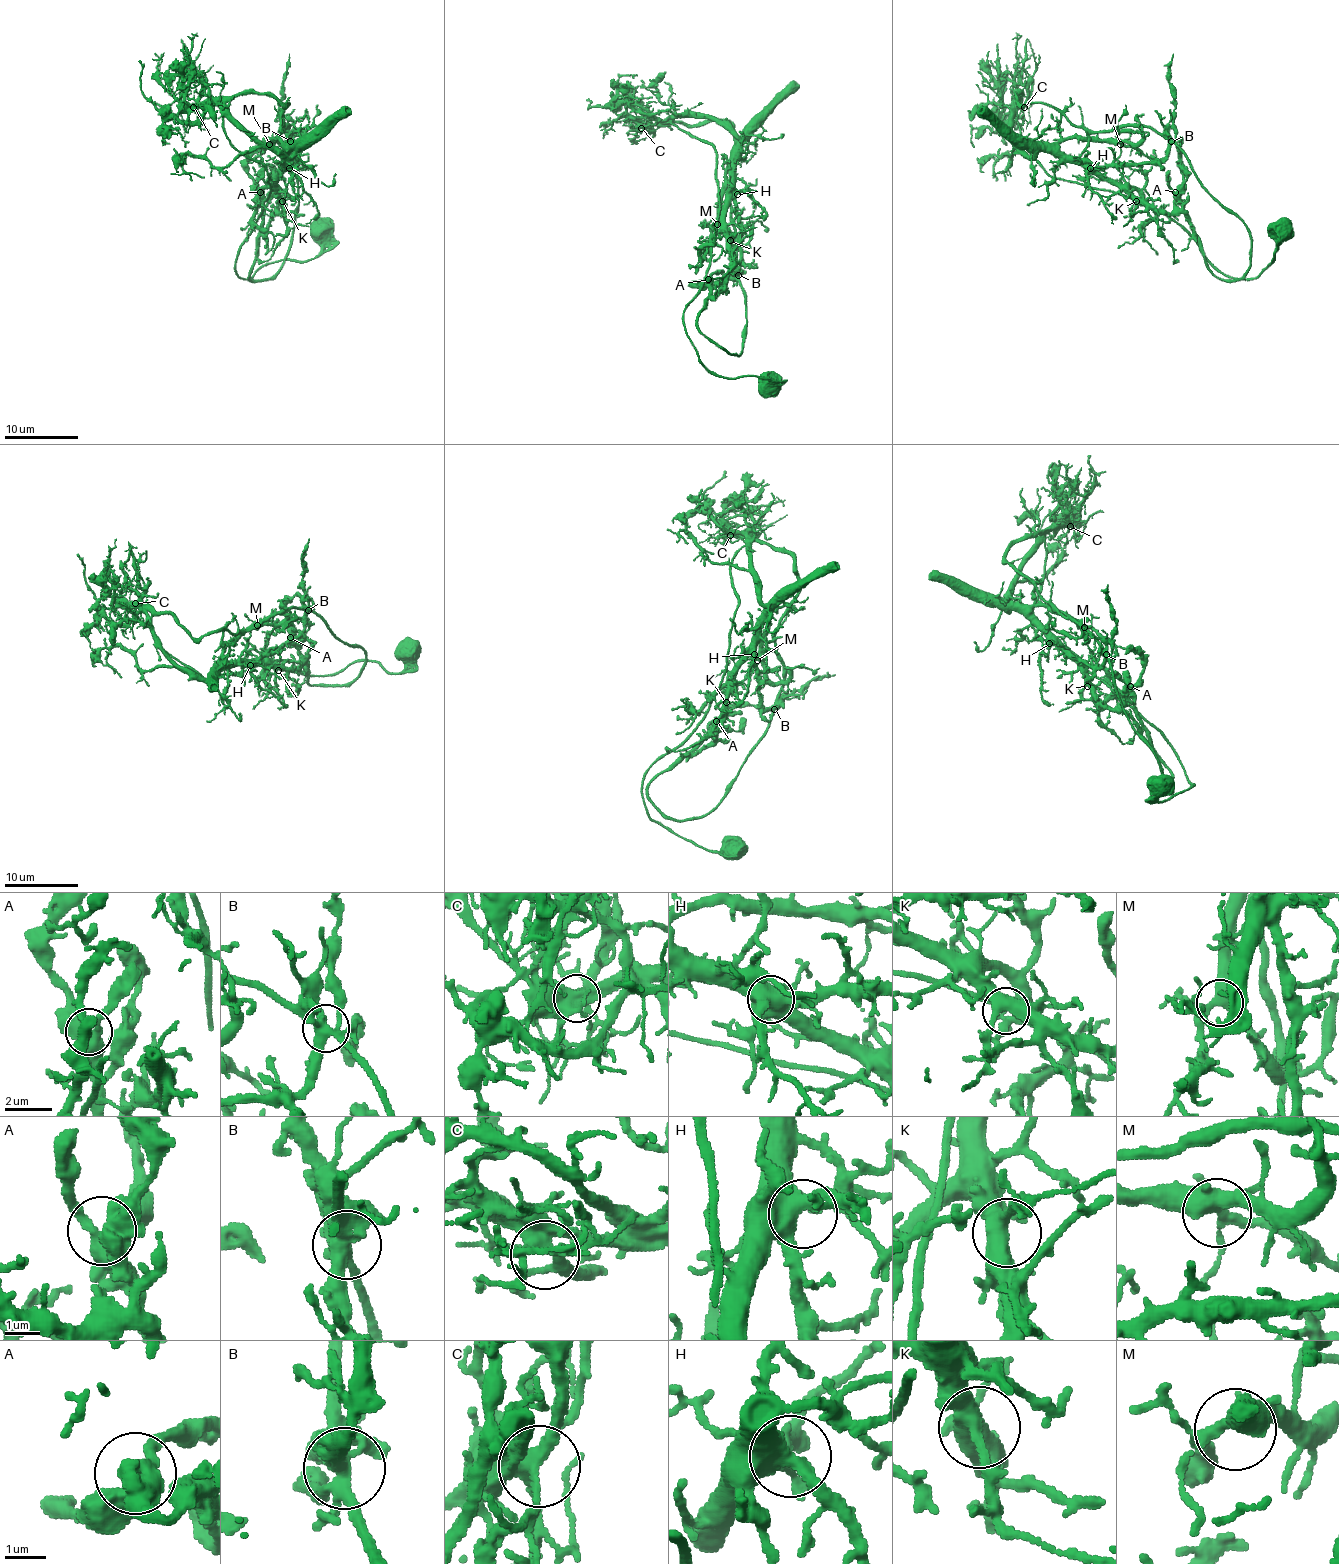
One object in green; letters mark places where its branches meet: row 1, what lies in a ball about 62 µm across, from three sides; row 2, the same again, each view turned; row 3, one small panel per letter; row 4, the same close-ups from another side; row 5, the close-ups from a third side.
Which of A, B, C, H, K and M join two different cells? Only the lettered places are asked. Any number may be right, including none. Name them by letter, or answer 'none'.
B

